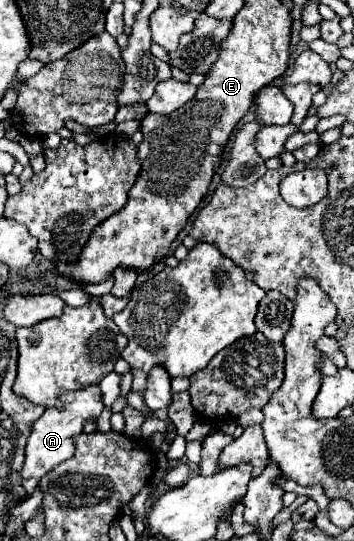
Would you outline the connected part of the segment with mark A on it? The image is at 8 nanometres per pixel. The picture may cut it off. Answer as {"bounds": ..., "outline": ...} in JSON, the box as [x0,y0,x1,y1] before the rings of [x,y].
{"bounds":[21,385,103,497],"outline":[[[89,385],[85,389],[79,389],[77,393],[65,393],[65,397],[61,397],[65,409],[63,411],[45,409],[41,419],[33,425],[31,437],[27,441],[25,465],[23,465],[23,473],[21,473],[27,497],[39,485],[39,479],[43,475],[47,475],[55,465],[59,465],[59,463],[67,461],[69,457],[73,457],[73,453],[75,453],[73,437],[83,433],[83,425],[87,421],[95,421],[101,415],[101,411],[103,411],[103,399],[101,397],[103,397],[103,393],[101,393],[99,385]]]}

